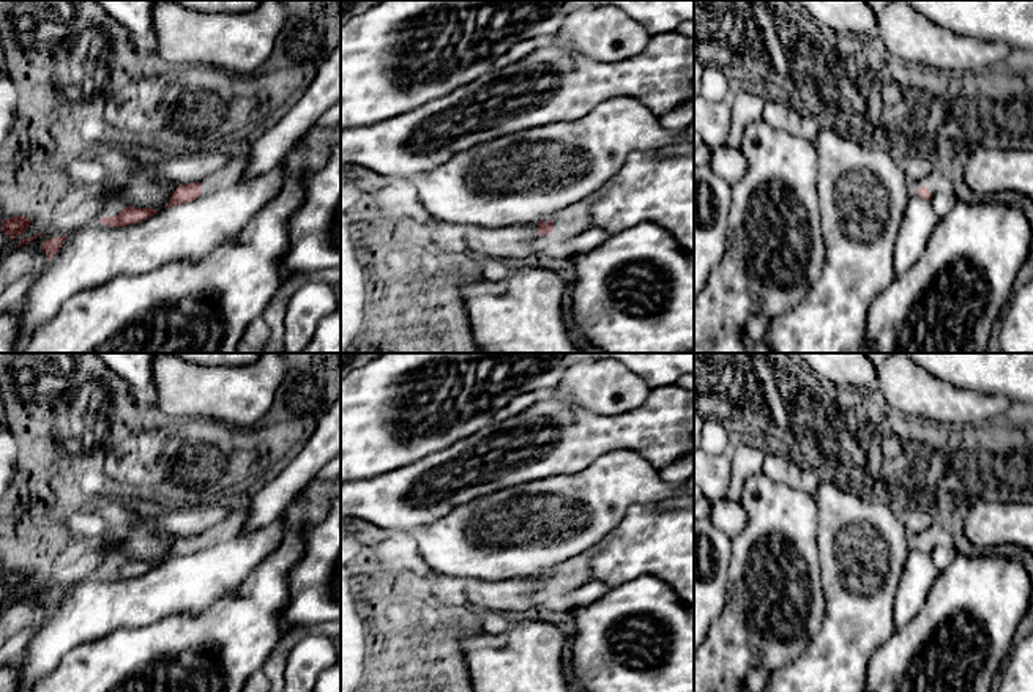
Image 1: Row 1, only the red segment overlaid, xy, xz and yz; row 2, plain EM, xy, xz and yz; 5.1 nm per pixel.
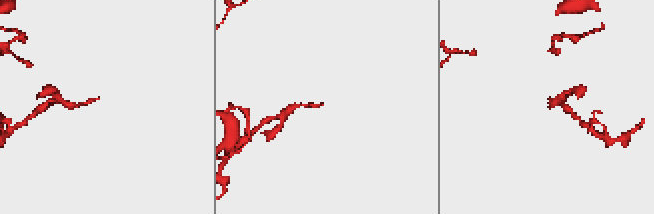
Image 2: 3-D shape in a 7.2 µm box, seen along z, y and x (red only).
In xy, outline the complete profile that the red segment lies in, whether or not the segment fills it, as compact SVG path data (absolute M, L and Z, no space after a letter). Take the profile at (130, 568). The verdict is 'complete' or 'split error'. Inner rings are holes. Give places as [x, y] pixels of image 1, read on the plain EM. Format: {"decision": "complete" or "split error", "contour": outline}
{"decision": "complete", "contour": "M126 560L121 564L118 564L114 571L103 571L99 575L110 580L125 580L125 579L144 575L156 566L159 564L153 561Z"}

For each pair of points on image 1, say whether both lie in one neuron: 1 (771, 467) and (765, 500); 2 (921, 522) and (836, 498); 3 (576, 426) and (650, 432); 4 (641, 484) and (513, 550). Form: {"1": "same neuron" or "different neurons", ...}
{"1": "different neurons", "2": "different neurons", "3": "same neuron", "4": "same neuron"}

